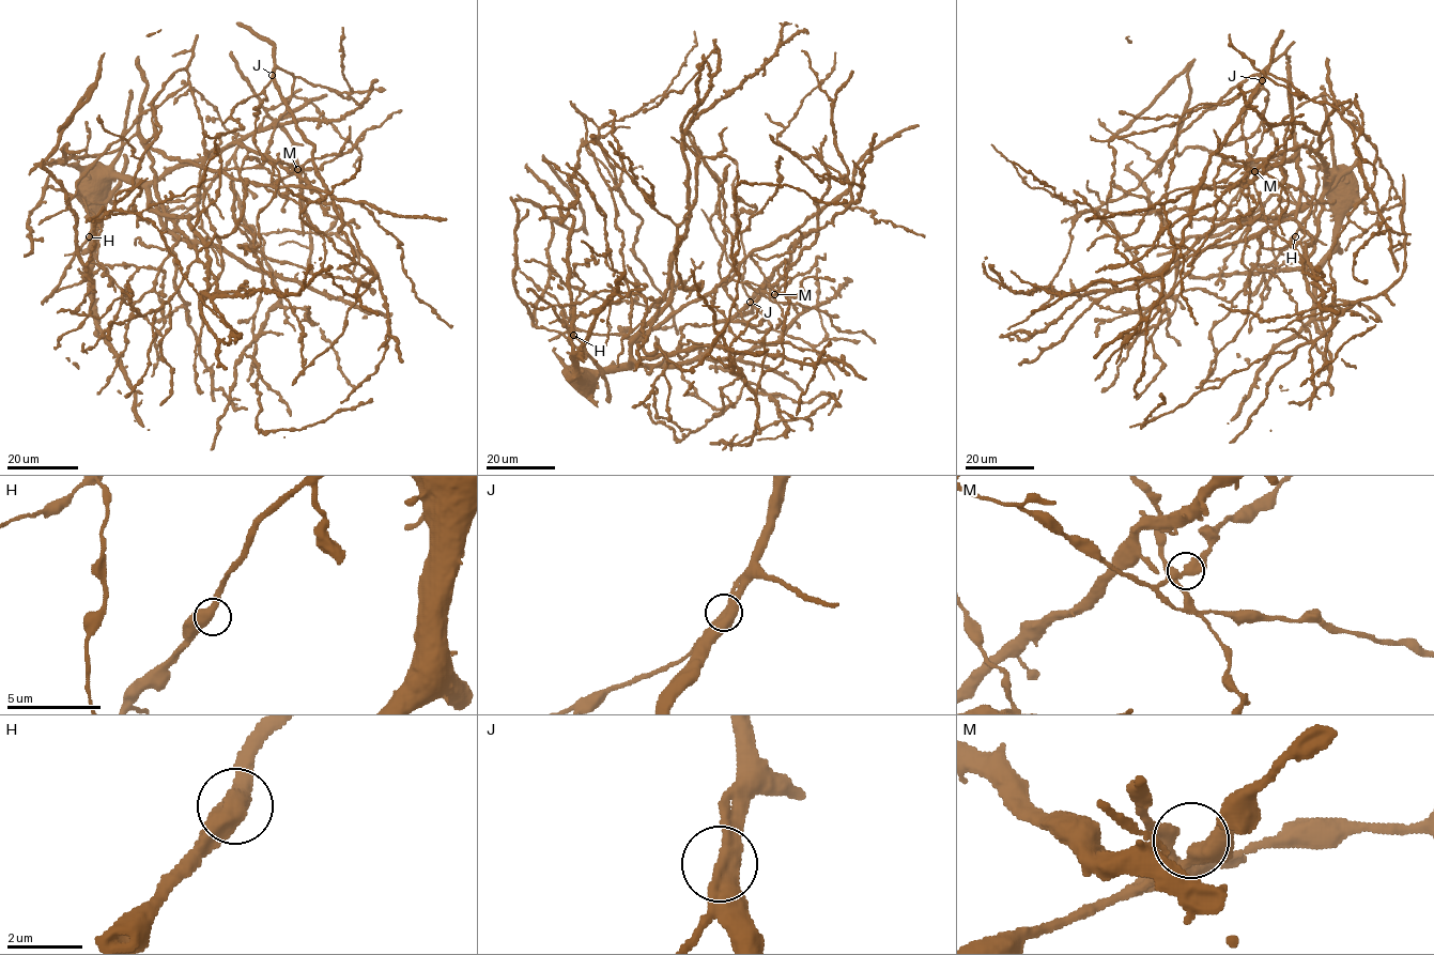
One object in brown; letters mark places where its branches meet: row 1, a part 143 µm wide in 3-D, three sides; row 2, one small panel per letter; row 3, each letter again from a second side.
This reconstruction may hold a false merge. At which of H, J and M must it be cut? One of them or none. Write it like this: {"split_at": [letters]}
{"split_at": []}

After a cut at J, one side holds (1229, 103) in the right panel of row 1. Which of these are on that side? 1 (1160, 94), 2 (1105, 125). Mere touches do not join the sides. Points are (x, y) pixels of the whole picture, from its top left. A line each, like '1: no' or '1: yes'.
1: no
2: no

